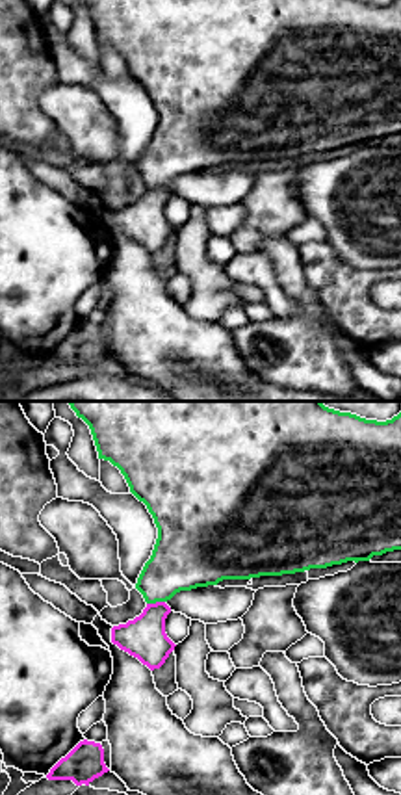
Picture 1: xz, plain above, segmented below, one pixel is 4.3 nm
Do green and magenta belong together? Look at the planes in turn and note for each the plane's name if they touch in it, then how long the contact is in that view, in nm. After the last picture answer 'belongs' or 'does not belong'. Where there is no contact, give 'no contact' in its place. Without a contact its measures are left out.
contact in xz; length 80 nm

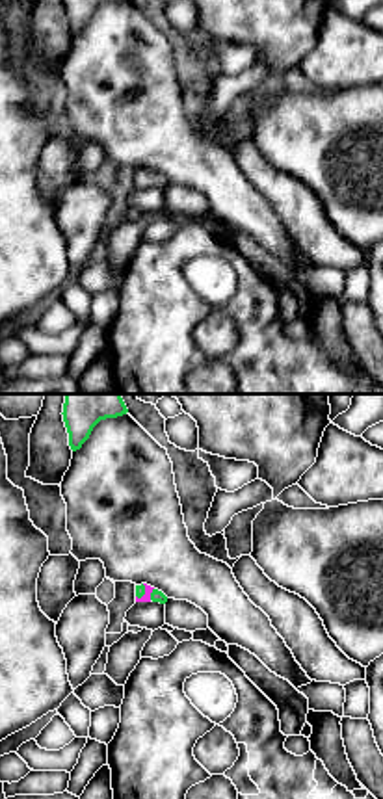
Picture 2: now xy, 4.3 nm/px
contact in xy; length 80 nm

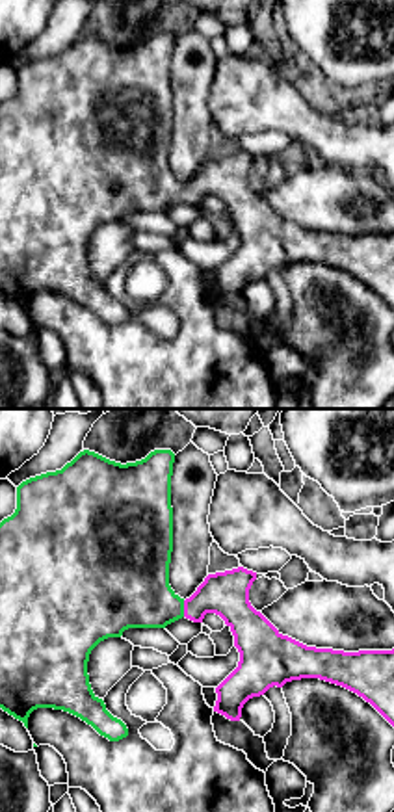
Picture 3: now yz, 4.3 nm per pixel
contact in yz; length 70 nm

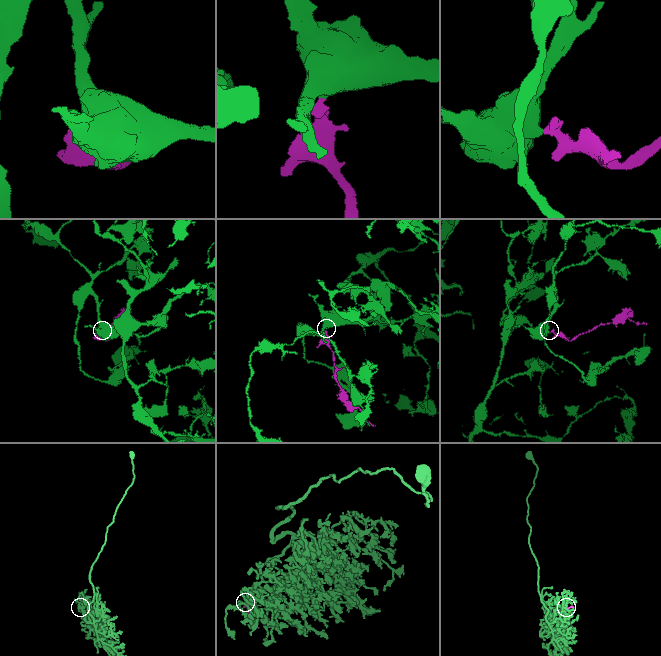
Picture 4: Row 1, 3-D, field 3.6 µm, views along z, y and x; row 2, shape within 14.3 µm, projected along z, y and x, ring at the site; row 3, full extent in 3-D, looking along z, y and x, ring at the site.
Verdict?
belongs

